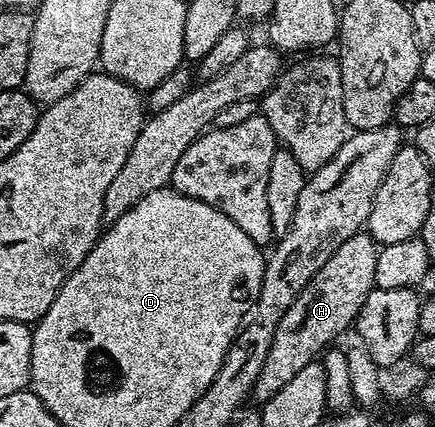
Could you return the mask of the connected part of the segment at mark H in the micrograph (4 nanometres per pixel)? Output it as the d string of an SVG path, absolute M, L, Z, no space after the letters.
M361 232L350 236L339 245L326 264L315 272L313 278L299 292L286 314L279 321L274 332L273 343L262 364L262 372L256 381L254 398L260 404L268 402L274 392L286 388L290 379L306 364L317 361L324 351L333 345L336 337L347 335L350 327L360 314L362 304L366 304L366 296L376 289L374 268L378 268L378 244L372 235Z

